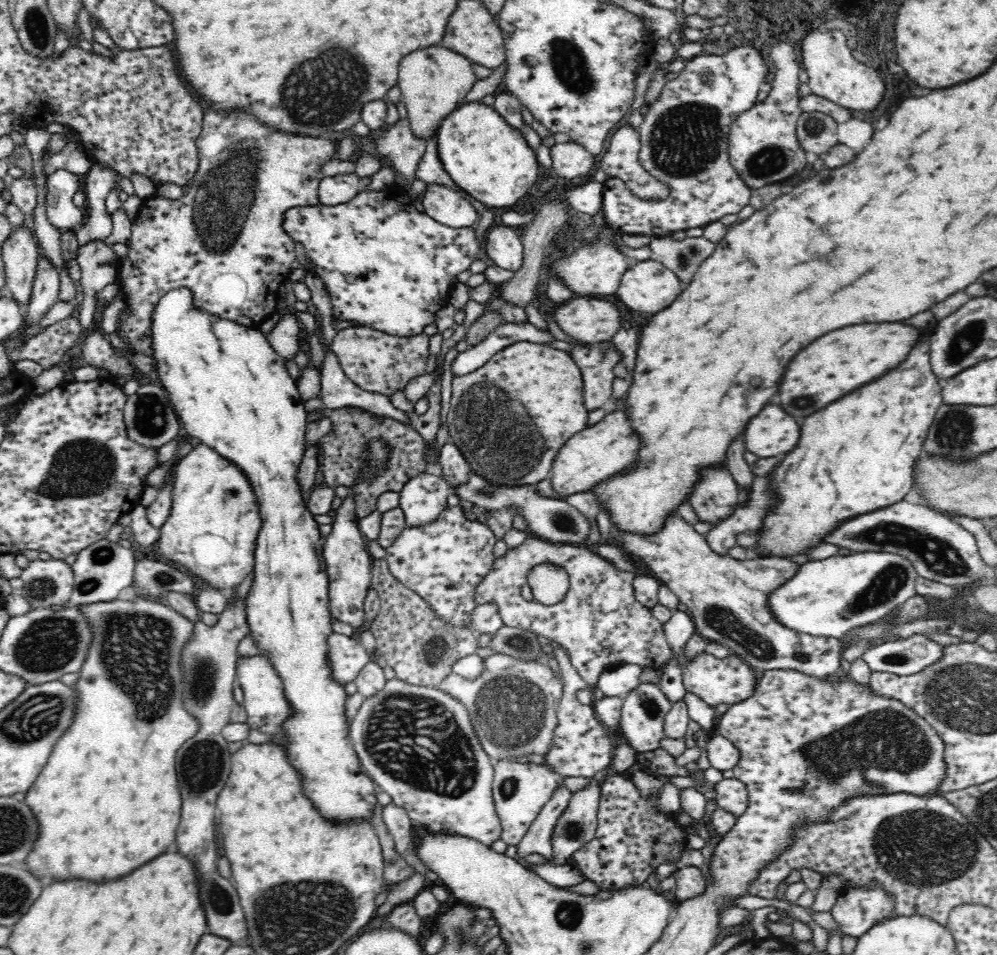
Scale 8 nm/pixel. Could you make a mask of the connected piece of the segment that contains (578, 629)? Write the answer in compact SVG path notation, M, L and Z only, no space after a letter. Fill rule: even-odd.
M530 536L517 548L509 549L504 557L495 558L492 569L477 587L476 599L478 605L496 603L498 613L506 626L531 630L551 639L554 645L565 648L572 666L586 682L587 688L593 690L597 686L600 674L612 667L636 664L642 669L660 670L673 658L674 652L664 635L663 624L652 614L651 609L635 598L633 588L635 577L635 573L615 568L610 561L584 545L556 545ZM538 564L556 564L568 573L569 590L561 602L546 606L536 600L524 600L522 597L522 586L527 583L526 574Z

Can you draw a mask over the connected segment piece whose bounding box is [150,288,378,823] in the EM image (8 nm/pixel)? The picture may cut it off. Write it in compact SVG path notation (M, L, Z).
M175 288L174 290L170 290L170 292L163 294L162 298L158 301L158 304L154 309L154 320L151 324L150 337L153 344L153 360L162 386L167 390L170 402L173 404L173 409L180 419L180 422L184 423L184 428L186 428L188 434L198 438L200 443L204 443L216 450L216 453L222 455L222 457L230 459L234 465L238 465L238 467L246 473L246 477L250 479L252 489L254 489L254 493L256 493L258 509L260 509L260 517L262 517L263 526L257 539L257 550L255 553L256 563L253 569L254 584L245 599L246 619L248 619L248 627L250 627L250 632L248 633L250 633L250 635L254 637L254 641L258 643L258 647L260 647L260 651L263 653L262 656L269 658L276 670L276 675L280 675L280 679L282 679L282 683L284 683L284 693L286 693L288 703L290 703L290 707L292 707L290 718L282 724L282 732L286 734L286 744L282 744L282 747L284 747L284 751L286 751L286 755L288 755L288 759L290 759L292 766L296 766L296 769L302 774L302 782L304 782L304 786L306 786L306 788L304 788L306 796L314 800L314 806L318 808L318 812L320 812L324 818L344 822L356 817L356 819L370 821L371 823L373 810L375 809L376 804L378 804L376 798L378 787L371 777L366 775L364 770L362 770L359 756L348 739L350 725L346 722L344 709L347 696L344 691L344 684L338 684L338 681L333 678L333 672L331 672L332 665L330 665L330 659L328 659L327 652L327 638L333 630L330 625L330 619L332 618L328 603L328 582L330 581L327 577L326 565L324 565L324 542L320 535L319 525L314 520L314 515L307 509L306 494L302 493L302 490L297 483L298 467L303 454L305 453L304 432L306 432L306 424L308 424L306 413L310 407L307 407L303 402L301 394L297 389L296 381L294 378L290 377L285 360L276 352L276 350L274 350L274 348L272 348L272 345L268 342L267 335L264 335L264 333L260 331L260 328L242 326L224 318L216 318L202 309L196 309L192 300L194 300L194 297L192 297L190 289Z

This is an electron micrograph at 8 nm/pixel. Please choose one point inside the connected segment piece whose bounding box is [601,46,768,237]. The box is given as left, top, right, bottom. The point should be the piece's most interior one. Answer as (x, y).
(684, 137)

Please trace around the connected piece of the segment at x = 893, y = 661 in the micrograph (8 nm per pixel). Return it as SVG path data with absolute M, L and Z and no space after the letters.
M915 633L907 638L894 637L878 642L867 648L861 658L872 671L888 671L897 675L908 676L936 665L944 656L944 645L927 638L923 634Z

